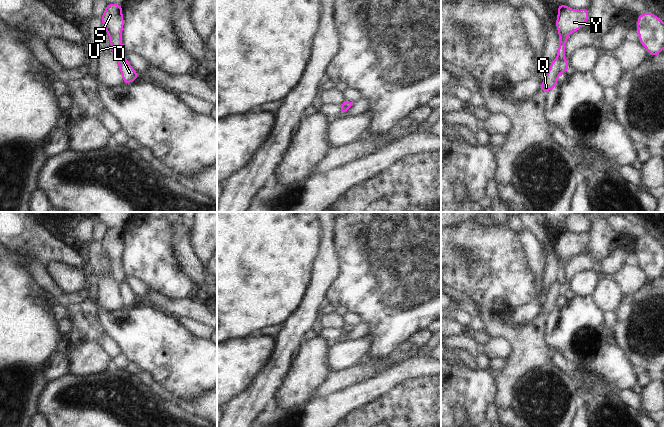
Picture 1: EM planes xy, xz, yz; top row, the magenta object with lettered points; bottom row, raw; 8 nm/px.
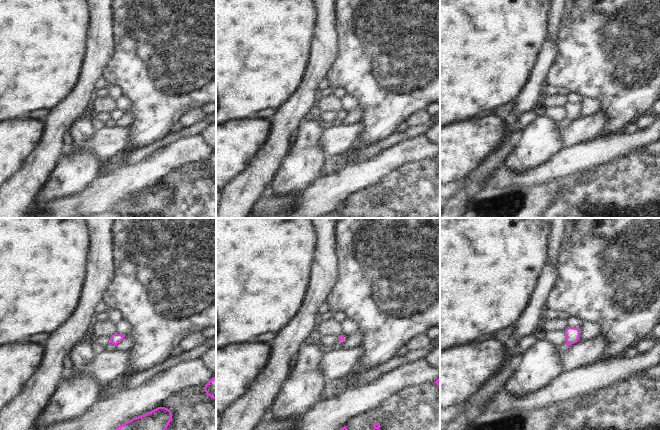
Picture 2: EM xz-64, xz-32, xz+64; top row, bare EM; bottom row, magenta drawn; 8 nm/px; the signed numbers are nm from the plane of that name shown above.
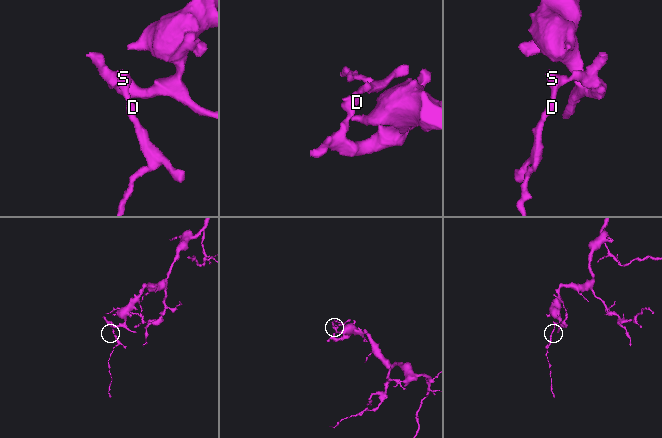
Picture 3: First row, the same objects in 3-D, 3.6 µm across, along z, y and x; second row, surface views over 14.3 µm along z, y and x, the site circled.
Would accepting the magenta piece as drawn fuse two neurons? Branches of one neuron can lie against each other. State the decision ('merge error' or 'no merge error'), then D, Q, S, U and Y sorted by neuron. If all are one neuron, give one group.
merge error | D Q / S U Y

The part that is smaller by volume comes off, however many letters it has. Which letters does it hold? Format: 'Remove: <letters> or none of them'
Remove: D, Q

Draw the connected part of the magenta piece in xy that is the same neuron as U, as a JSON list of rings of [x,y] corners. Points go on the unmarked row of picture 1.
[[[106,227],[106,232],[101,240],[103,252],[109,260],[111,274],[117,284],[122,283],[126,277],[122,269],[124,252],[122,231],[123,228]]]

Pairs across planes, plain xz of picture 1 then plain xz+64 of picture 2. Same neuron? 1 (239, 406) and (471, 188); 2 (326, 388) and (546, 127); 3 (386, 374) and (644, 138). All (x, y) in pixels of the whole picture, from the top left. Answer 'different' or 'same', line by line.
1: same
2: different
3: different

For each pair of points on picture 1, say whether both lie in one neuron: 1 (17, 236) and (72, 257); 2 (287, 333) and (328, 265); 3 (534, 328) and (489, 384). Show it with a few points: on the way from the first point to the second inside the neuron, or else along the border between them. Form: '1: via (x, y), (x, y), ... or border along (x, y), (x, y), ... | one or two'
1: via (31, 238), (47, 249), (58, 252) | one
2: via (304, 316), (311, 305), (320, 282) | one
3: border along (495, 374), (496, 396), (493, 400) | two

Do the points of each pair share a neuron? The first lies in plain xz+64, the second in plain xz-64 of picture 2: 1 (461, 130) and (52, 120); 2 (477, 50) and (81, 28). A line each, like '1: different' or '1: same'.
1: different
2: same

